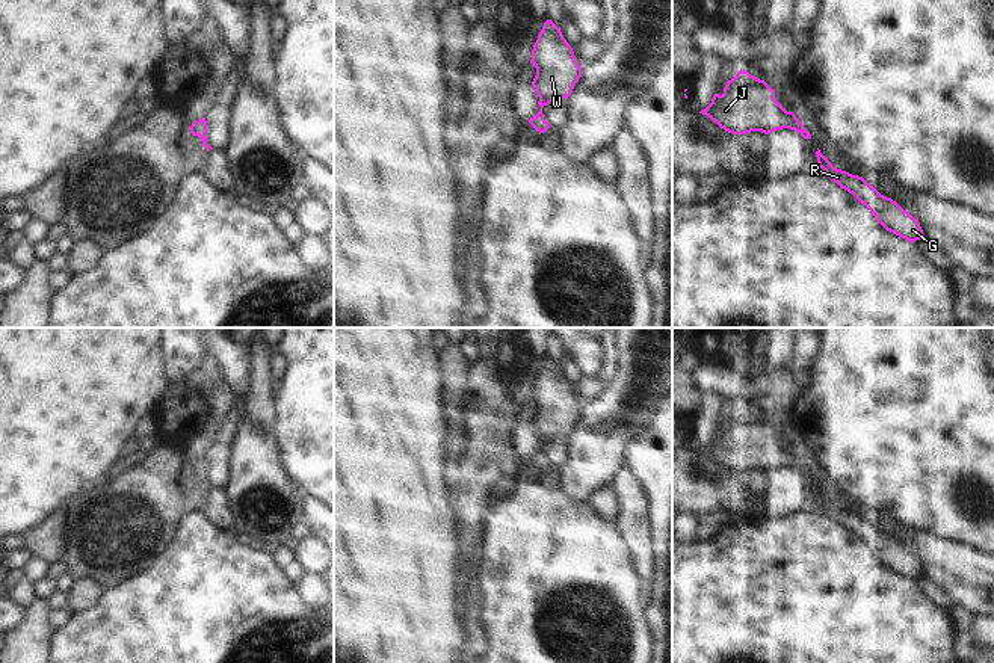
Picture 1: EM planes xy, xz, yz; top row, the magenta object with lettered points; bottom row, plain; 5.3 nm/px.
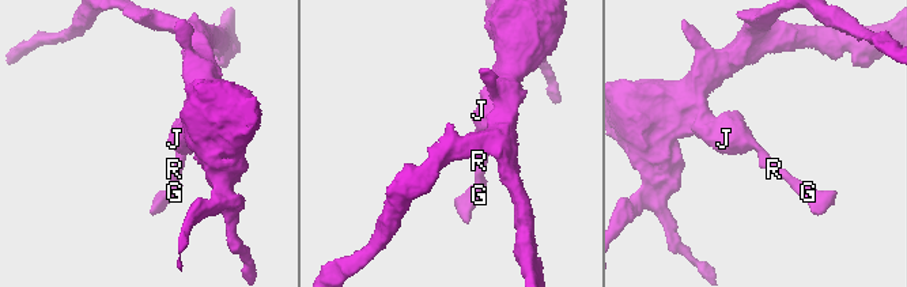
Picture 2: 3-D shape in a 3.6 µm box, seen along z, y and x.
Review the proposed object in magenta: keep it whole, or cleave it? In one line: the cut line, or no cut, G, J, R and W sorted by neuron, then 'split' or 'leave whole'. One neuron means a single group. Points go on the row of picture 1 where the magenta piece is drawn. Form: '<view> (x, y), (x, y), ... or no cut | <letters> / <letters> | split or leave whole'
no cut | G J R W | leave whole

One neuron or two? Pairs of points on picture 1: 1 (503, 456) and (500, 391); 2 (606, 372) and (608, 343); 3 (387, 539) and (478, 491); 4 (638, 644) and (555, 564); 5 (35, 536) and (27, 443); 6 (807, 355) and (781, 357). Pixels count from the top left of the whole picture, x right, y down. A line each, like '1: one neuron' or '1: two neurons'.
1: one neuron
2: one neuron
3: two neurons
4: one neuron
5: two neurons
6: two neurons

